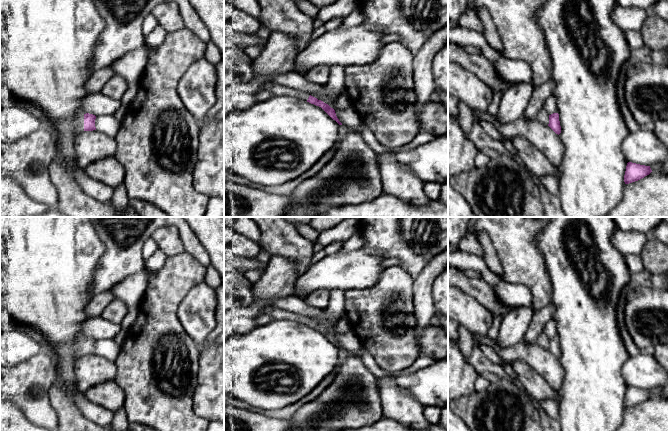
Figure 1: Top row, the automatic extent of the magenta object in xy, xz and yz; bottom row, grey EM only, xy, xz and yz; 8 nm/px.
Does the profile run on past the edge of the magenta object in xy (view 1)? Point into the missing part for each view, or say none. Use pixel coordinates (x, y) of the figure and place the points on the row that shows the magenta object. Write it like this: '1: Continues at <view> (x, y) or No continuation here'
1: Continues at xy (97, 104)

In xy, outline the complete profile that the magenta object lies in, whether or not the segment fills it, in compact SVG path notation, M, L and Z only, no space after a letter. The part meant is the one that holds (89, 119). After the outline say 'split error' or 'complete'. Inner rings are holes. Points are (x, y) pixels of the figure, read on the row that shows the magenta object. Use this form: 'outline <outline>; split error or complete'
outline M101 92L88 94L80 101L74 114L74 123L79 133L96 130L95 119L99 115L114 115L121 108L121 100L115 100Z; split error

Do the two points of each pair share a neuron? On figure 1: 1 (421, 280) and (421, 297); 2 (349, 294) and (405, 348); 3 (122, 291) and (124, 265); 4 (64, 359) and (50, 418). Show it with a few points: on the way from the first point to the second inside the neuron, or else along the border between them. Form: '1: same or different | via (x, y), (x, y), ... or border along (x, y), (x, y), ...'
1: same | via (421, 284), (421, 293)
2: same | via (363, 308), (391, 338)
3: different | border along (144, 268), (126, 276), (109, 290)
4: different | border along (55, 363), (55, 380), (52, 383)

